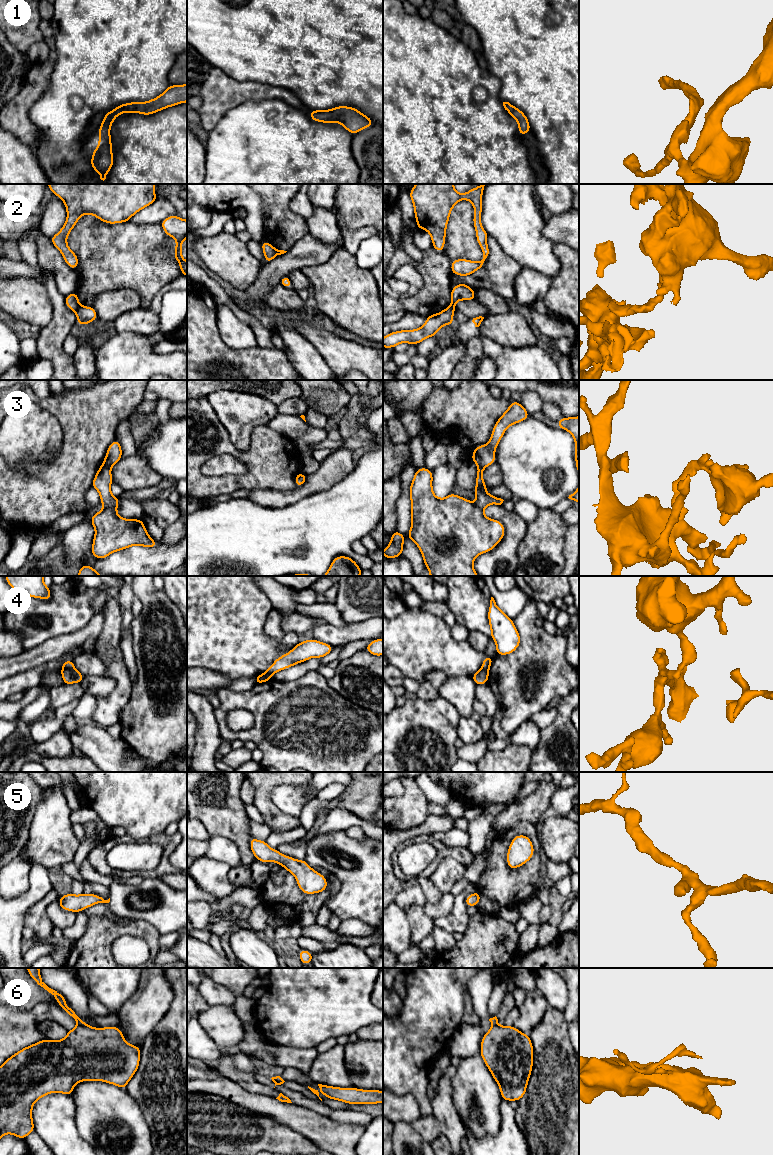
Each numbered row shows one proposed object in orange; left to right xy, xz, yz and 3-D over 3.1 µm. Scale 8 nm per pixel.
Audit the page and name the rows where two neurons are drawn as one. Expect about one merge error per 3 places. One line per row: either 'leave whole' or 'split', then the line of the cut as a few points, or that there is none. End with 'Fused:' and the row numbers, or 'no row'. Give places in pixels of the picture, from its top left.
1: leave whole | no cut
2: split | xy (80, 305), (74, 310)
3: split | xy (103, 463), (110, 467)
4: split | xy (74, 668), (61, 671)
5: leave whole | no cut
6: split | xy (83, 1022), (78, 1024)
Fused: 2, 3, 4, 6

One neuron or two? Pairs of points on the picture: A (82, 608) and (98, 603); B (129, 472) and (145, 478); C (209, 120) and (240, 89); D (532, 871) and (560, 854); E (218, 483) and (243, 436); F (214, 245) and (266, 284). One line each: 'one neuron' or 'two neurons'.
A: two neurons
B: one neuron
C: one neuron
D: two neurons
E: two neurons
F: two neurons

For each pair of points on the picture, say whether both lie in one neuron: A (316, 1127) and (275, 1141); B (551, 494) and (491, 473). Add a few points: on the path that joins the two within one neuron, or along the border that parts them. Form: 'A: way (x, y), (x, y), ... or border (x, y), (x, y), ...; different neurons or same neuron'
A: border (278, 1122), (287, 1125), (316, 1144); different neurons
B: border (496, 461), (503, 483); different neurons

